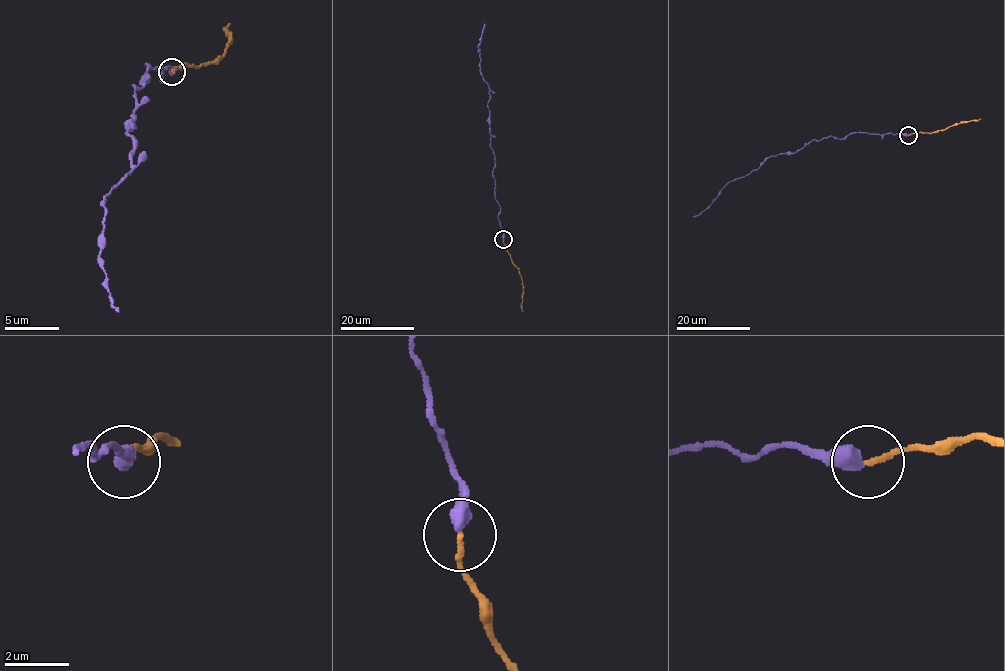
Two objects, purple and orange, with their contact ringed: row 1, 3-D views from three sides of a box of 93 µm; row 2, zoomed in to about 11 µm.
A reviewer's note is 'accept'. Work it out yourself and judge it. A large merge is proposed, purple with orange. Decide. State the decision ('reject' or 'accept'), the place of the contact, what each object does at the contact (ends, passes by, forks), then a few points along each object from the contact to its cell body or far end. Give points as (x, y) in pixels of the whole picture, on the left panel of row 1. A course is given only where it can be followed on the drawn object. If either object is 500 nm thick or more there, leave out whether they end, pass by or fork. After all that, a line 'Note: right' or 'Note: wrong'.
accept; at (172, 72); purple ends there; orange ends there; purple runs (173, 71), (146, 63), (127, 133), (132, 168), (103, 200), (100, 268), (119, 311); orange runs (173, 71), (183, 63), (197, 66), (224, 55), (229, 36), (224, 28), (229, 23)
Note: right

